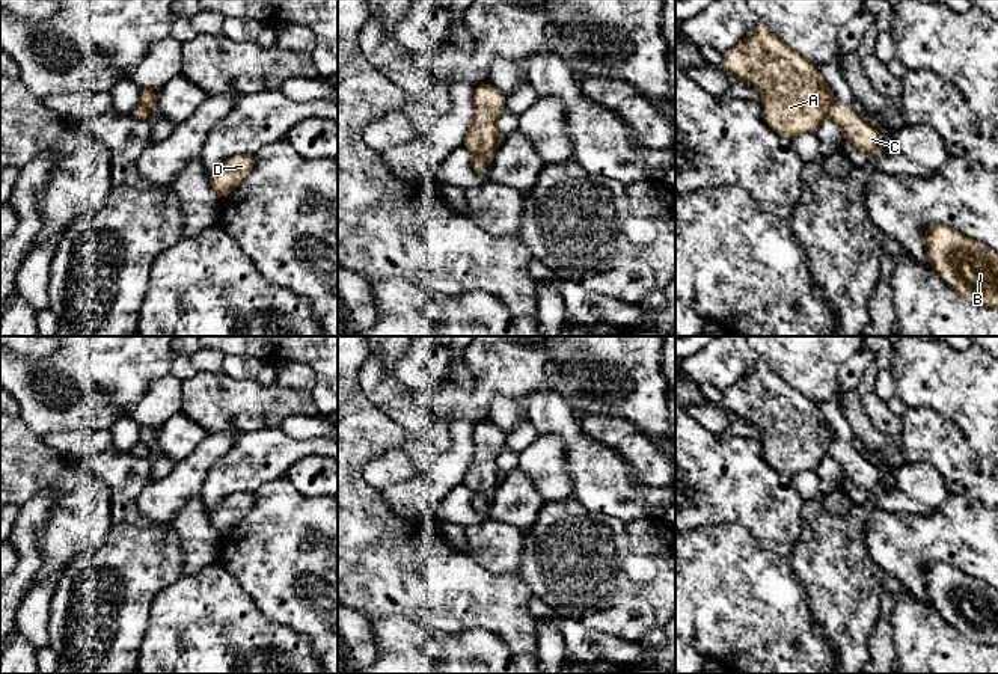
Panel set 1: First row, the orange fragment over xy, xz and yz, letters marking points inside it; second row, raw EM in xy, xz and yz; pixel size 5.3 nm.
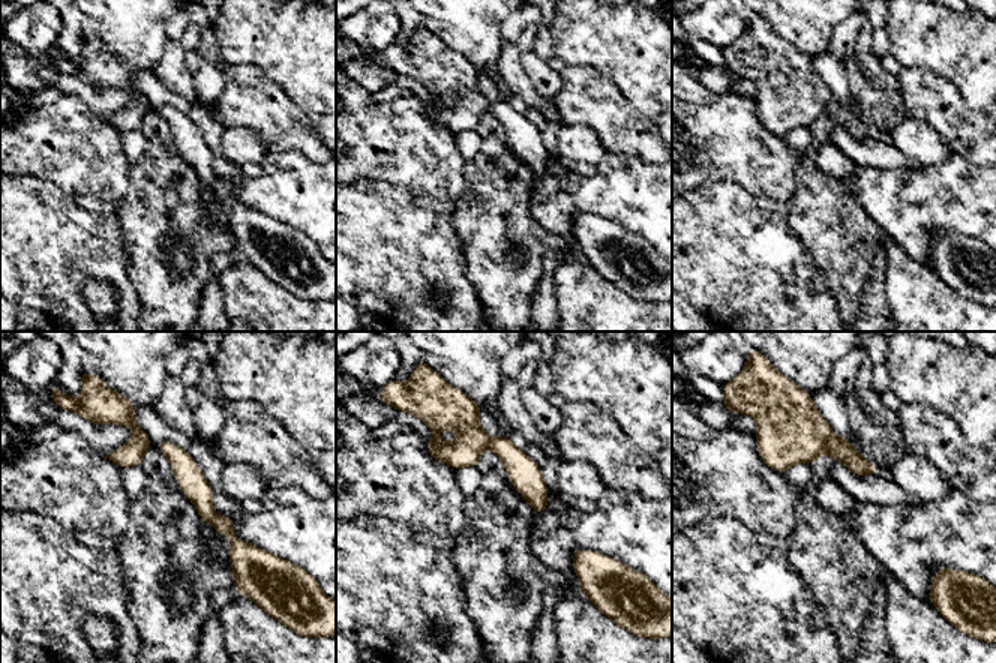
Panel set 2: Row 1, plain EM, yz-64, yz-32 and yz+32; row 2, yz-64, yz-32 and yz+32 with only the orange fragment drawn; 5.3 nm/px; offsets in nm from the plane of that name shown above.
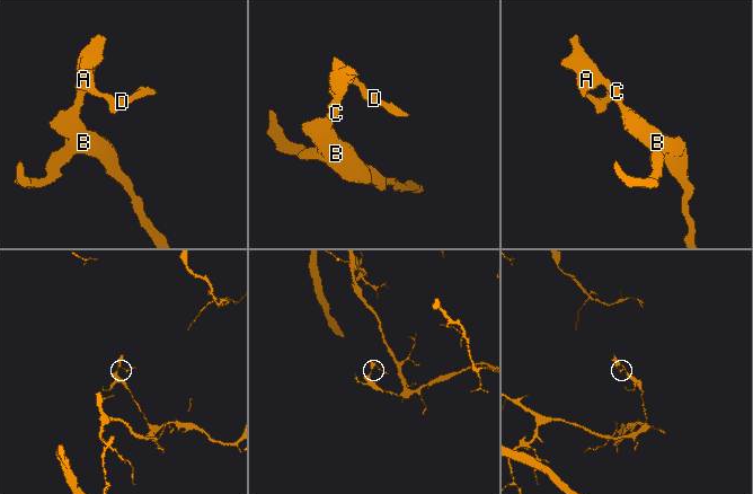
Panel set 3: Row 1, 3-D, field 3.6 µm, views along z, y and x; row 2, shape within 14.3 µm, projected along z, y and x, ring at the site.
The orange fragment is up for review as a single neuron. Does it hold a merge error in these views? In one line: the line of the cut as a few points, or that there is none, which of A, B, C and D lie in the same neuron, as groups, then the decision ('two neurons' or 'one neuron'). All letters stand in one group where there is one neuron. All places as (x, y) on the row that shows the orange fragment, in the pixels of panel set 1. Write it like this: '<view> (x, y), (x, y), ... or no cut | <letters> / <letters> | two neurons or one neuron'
yz (834, 98), (826, 116) | A D / B C | two neurons

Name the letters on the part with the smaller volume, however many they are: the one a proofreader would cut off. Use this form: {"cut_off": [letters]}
{"cut_off": ["A", "D"]}

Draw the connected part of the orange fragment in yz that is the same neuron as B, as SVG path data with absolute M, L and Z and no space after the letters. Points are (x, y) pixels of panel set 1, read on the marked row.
M944 225L924 229L929 265L965 300L998 309L998 253Z

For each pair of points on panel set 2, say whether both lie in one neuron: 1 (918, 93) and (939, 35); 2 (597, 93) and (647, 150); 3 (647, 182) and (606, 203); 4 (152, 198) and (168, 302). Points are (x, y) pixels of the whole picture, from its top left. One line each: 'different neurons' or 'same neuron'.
1: different neurons
2: same neuron
3: same neuron
4: same neuron

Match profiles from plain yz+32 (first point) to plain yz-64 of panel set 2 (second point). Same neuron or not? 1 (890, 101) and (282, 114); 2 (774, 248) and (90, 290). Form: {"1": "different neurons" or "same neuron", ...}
{"1": "different neurons", "2": "different neurons"}

